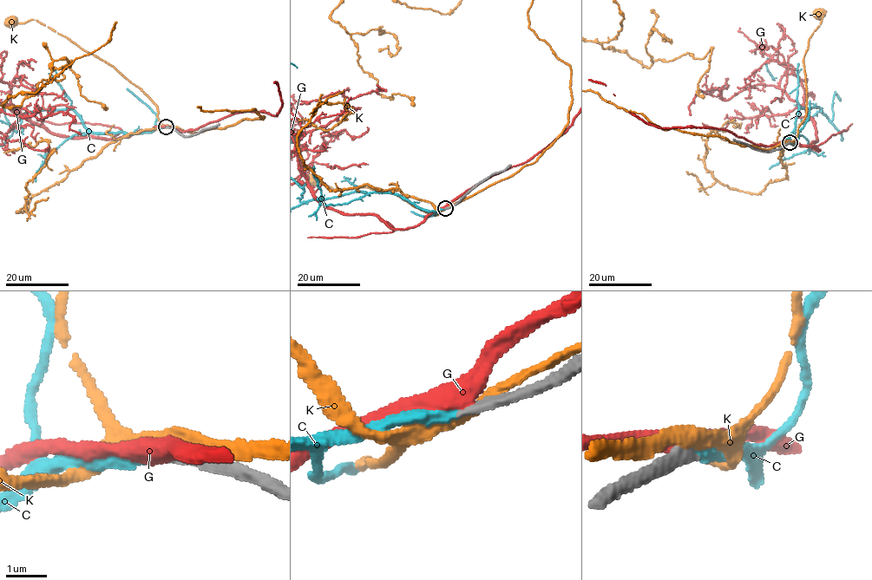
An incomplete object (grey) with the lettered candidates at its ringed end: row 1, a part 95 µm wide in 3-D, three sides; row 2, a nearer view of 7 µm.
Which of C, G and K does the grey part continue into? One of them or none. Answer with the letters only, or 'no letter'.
C

